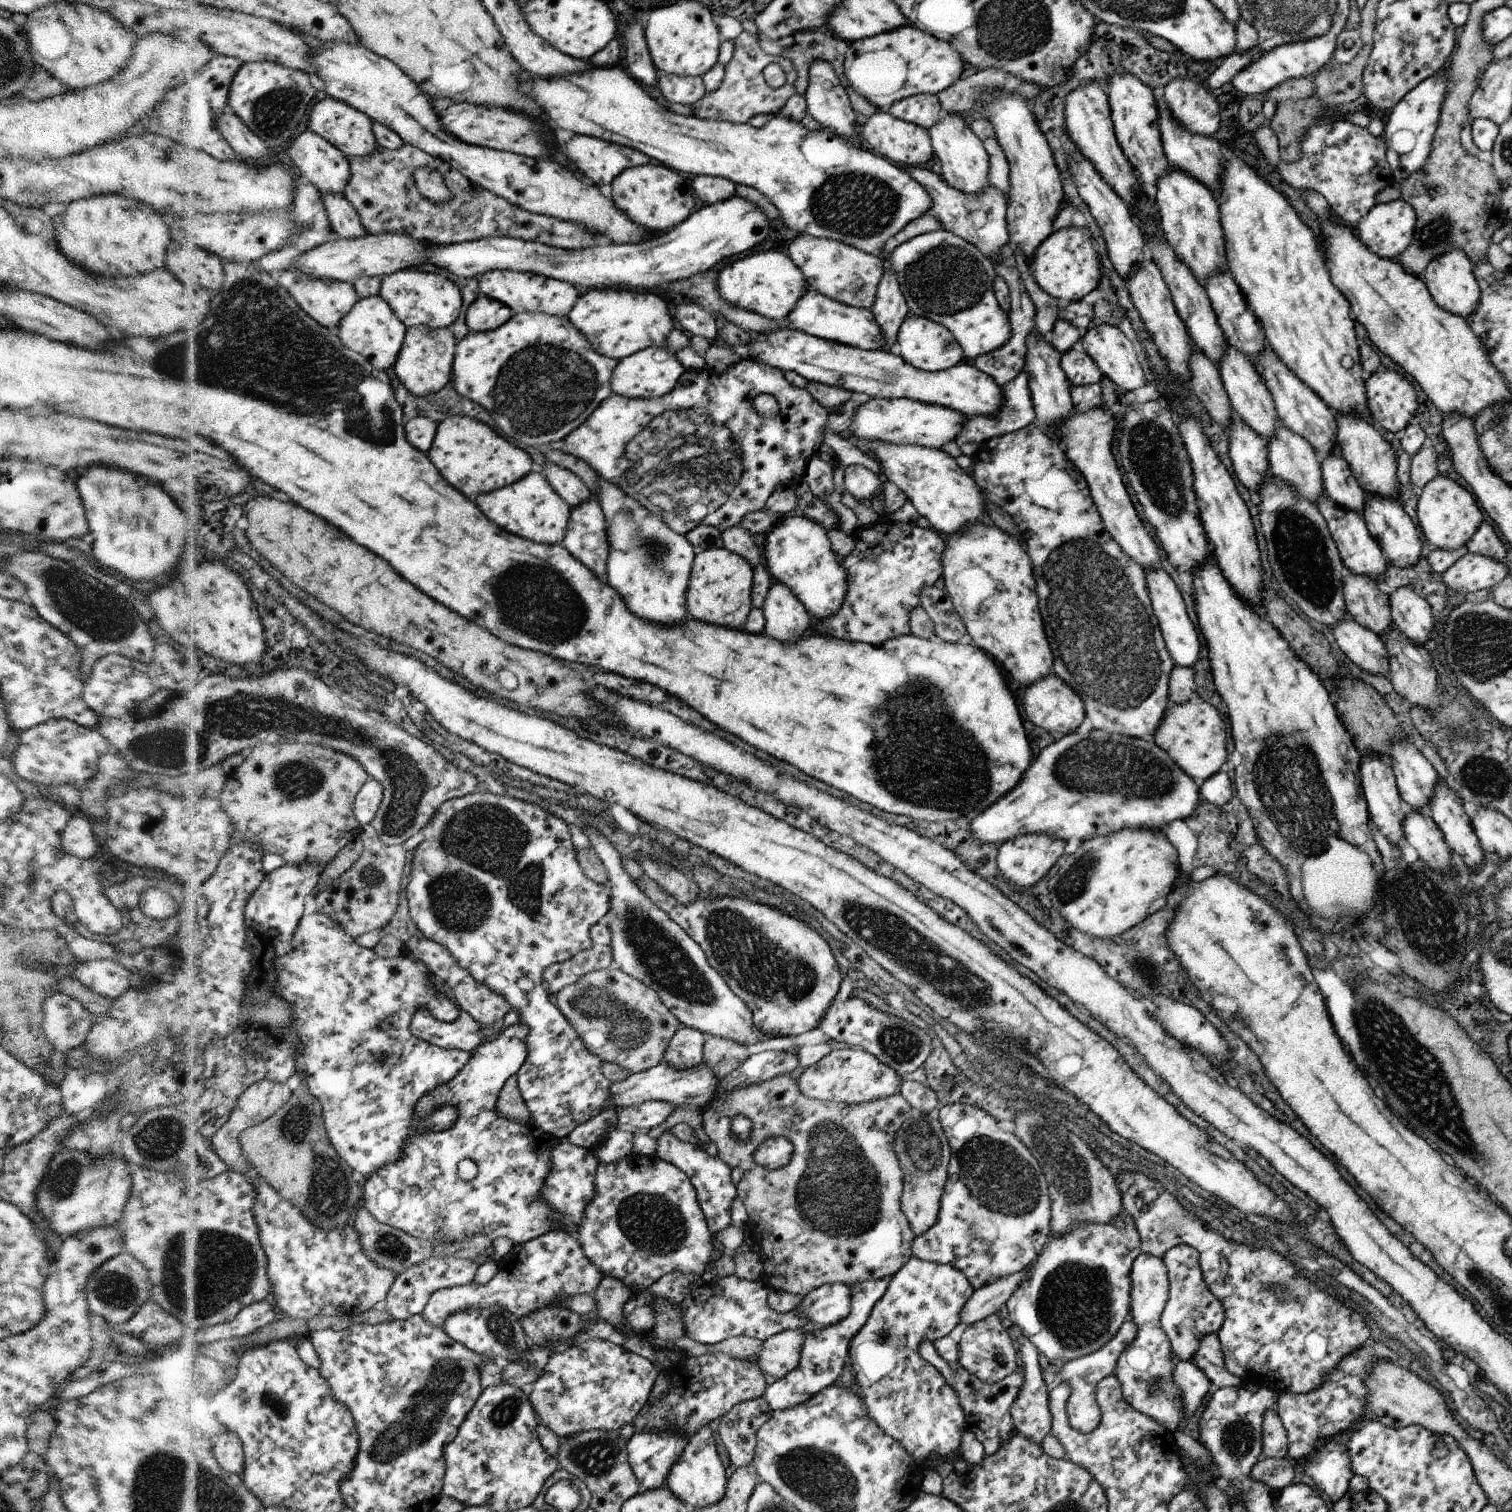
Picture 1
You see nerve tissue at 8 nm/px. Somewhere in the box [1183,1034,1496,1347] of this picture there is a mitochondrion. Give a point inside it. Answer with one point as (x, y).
(1191, 1305)

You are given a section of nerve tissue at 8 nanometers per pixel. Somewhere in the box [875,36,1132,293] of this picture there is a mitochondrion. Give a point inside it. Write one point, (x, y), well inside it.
(990, 87)

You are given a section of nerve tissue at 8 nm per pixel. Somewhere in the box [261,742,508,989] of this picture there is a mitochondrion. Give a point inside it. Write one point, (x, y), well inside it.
(293, 781)

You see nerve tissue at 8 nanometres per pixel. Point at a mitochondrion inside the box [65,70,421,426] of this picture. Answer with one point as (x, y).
(272, 113)

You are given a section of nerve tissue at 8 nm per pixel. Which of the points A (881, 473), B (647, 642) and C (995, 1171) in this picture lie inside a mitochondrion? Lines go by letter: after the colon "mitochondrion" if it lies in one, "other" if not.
A: other
B: other
C: mitochondrion

